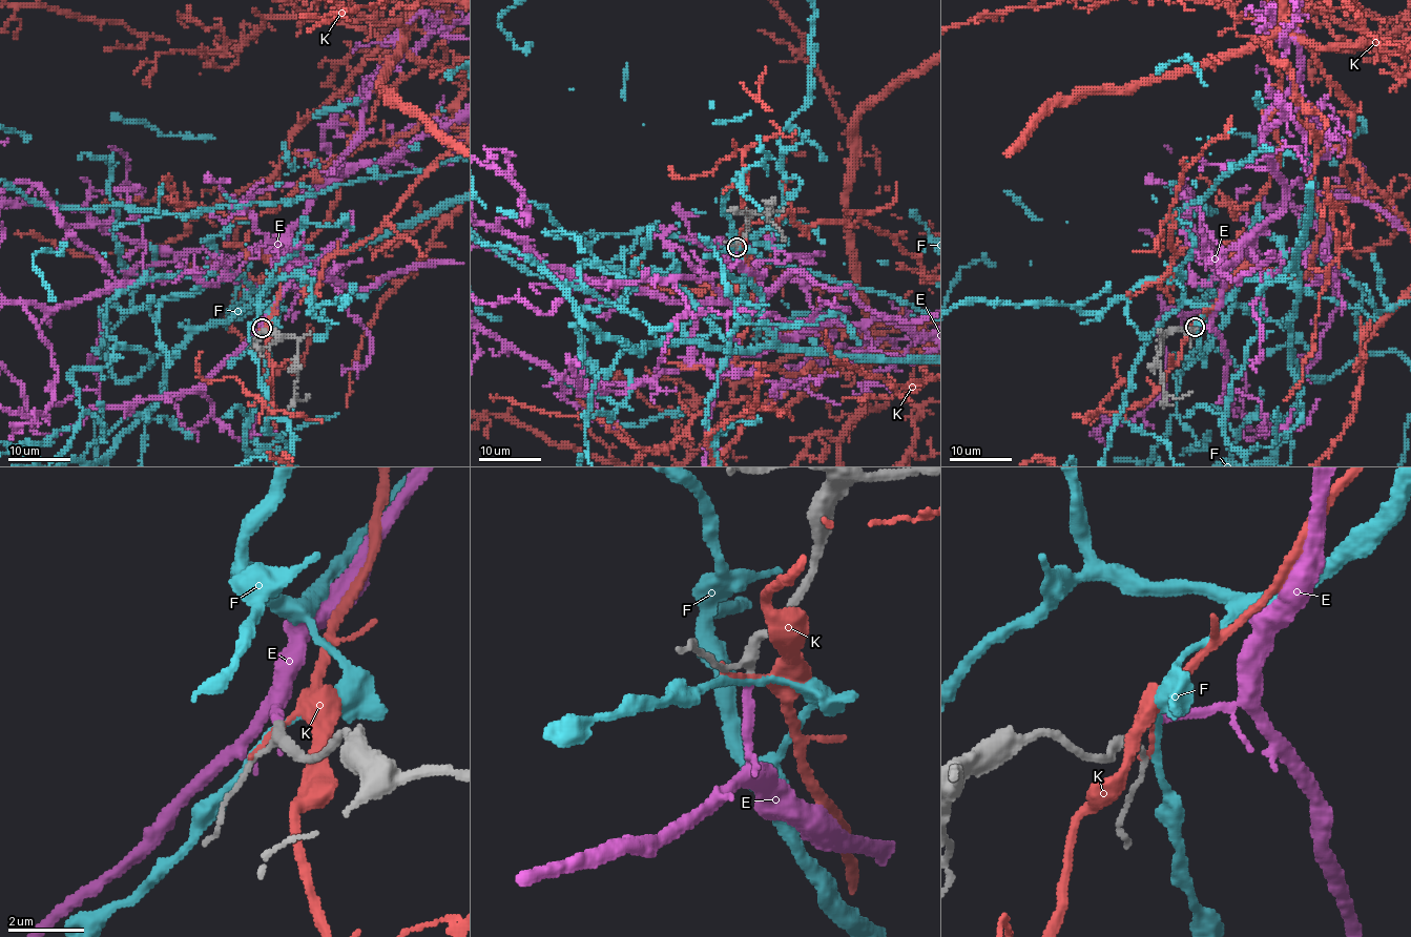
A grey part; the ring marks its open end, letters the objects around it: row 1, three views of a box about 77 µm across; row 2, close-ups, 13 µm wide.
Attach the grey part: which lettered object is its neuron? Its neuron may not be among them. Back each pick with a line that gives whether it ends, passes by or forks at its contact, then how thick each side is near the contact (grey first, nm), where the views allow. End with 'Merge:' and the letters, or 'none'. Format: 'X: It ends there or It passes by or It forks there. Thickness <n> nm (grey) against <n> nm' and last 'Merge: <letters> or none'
E: It ends there. Thickness 200 nm (grey) against 220 nm
Merge: E

